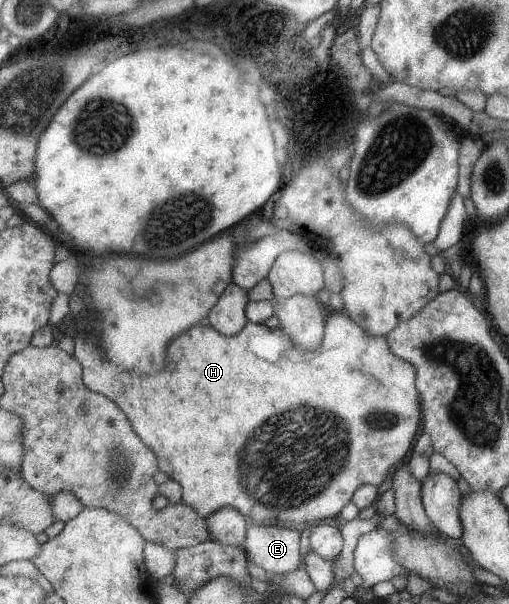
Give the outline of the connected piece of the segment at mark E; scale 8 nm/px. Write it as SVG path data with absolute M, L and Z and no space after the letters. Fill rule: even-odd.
M251 522L242 547L247 551L249 559L263 568L268 576L282 577L297 570L302 563L300 531L296 529Z

